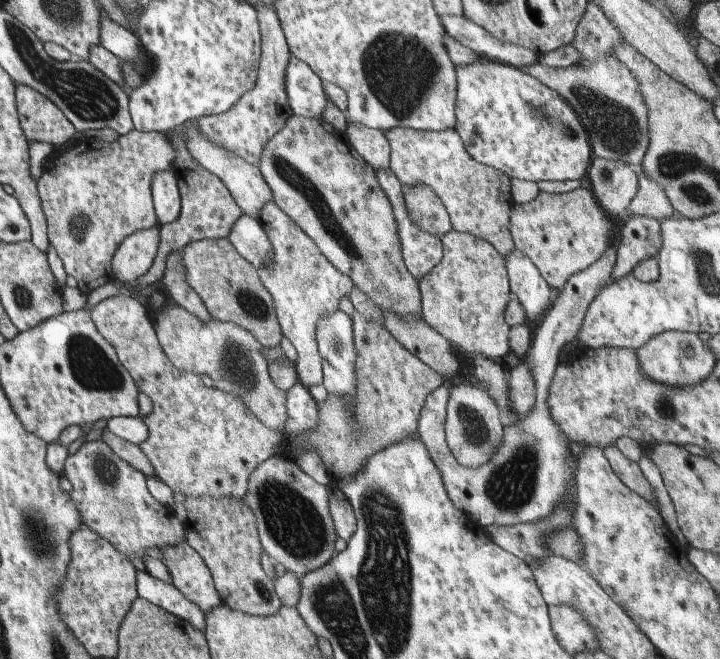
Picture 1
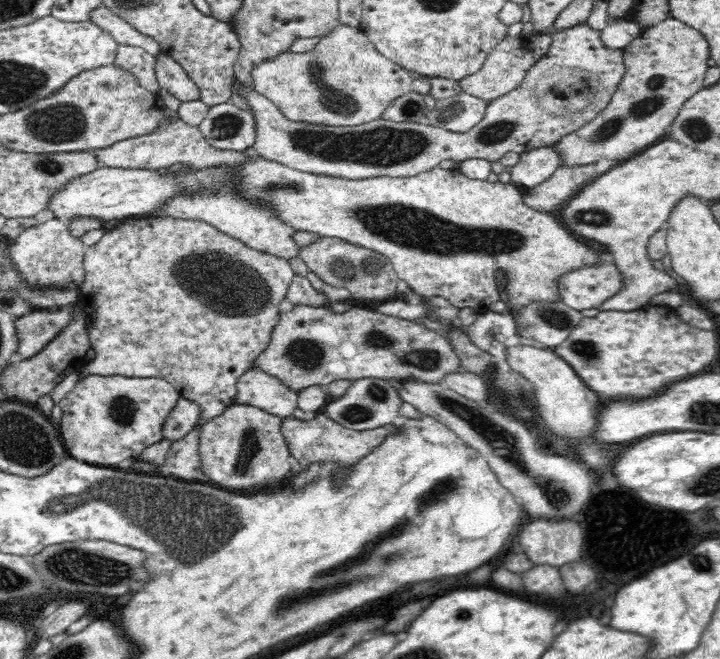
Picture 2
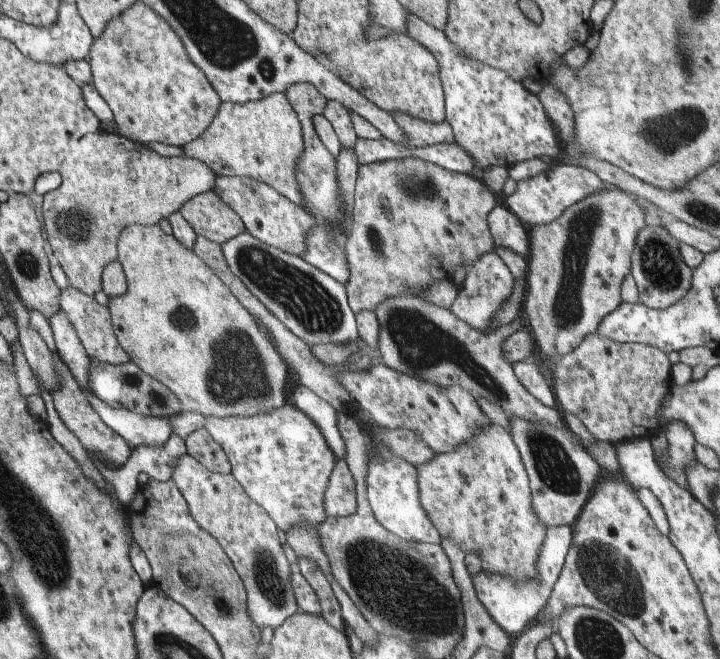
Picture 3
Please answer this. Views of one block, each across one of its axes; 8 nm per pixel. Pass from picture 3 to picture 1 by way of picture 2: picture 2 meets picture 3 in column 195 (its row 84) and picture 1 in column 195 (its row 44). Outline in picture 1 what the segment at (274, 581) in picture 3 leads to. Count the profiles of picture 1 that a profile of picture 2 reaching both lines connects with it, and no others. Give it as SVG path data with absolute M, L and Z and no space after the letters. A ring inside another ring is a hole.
M185 498L185 539L186 544L203 560L205 567L209 570L213 586L219 596L220 602L231 610L237 610L244 614L265 617L278 612L279 600L274 592L274 580L269 579L263 572L259 558L263 553L255 526L253 512L243 504L242 498Z

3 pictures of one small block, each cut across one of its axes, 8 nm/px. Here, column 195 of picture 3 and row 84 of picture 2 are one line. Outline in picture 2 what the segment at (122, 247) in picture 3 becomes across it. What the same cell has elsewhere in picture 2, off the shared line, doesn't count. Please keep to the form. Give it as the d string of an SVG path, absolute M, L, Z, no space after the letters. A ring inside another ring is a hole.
M341 25L333 29L331 33L328 33L327 36L325 36L325 38L316 46L316 48L314 48L314 50L310 50L310 52L304 52L304 54L285 53L280 56L276 56L276 58L272 58L272 60L266 60L266 62L258 64L258 66L254 68L254 72L252 72L252 80L256 83L256 92L272 100L272 103L276 104L276 106L280 108L280 111L282 111L284 116L288 117L288 119L328 126L354 126L378 120L393 100L413 91L413 80L412 77L410 77L408 70L401 67L398 63L388 59L388 57L382 55L382 53L375 48L375 45L367 38L363 31L352 28L351 26Z

